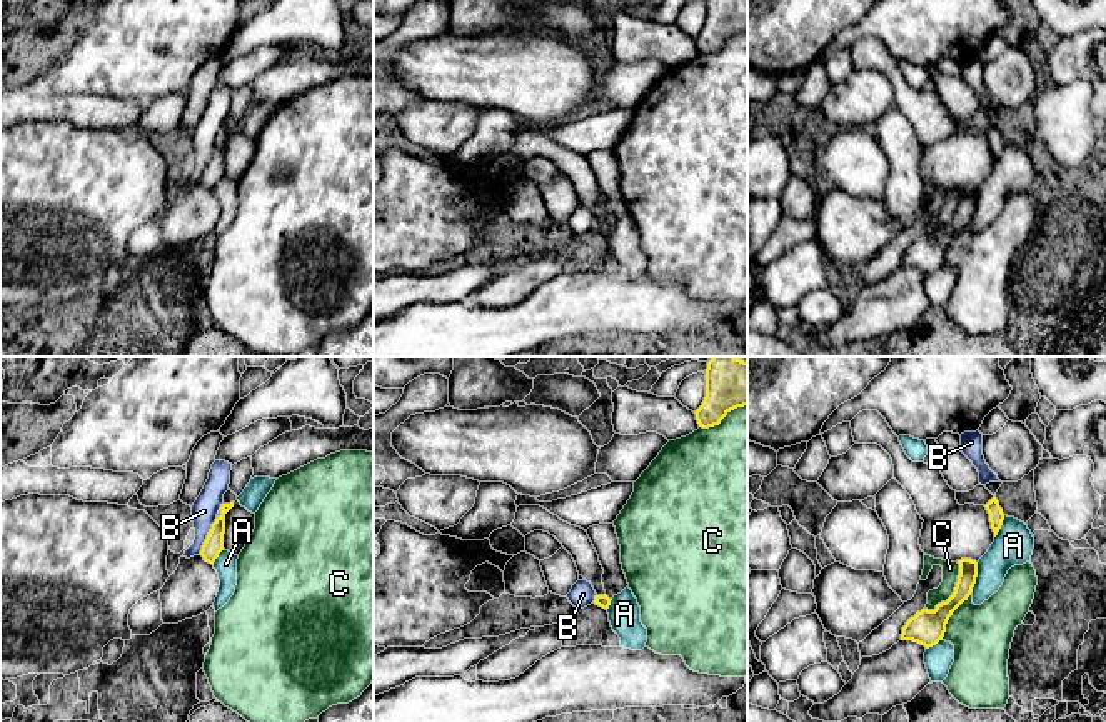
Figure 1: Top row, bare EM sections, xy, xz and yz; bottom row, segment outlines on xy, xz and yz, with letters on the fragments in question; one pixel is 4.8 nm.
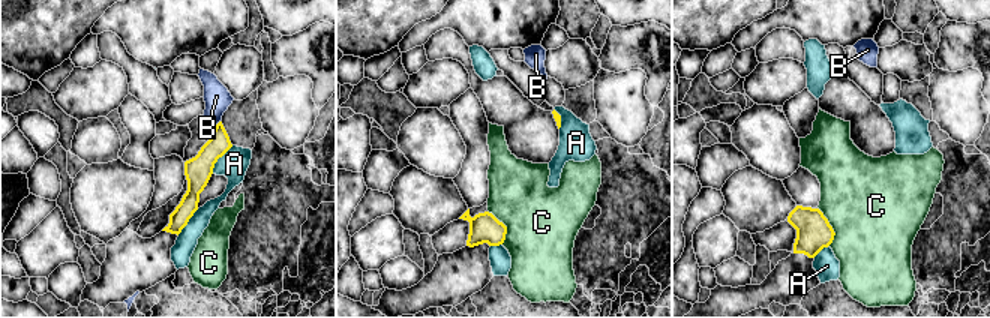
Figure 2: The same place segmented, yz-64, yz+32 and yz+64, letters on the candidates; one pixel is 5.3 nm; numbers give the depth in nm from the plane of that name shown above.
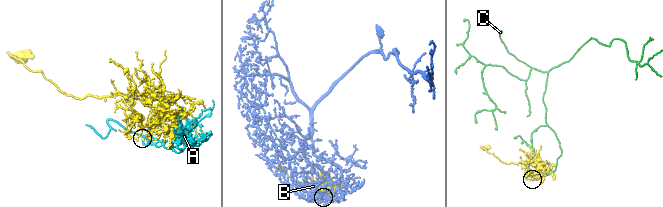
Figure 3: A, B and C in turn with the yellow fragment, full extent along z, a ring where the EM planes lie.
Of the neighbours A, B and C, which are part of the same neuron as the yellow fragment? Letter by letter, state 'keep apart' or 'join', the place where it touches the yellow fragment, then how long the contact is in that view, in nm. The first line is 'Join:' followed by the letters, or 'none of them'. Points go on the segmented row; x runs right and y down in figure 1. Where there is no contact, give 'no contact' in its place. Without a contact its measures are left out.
Join: none of them
A: keep apart | yz (976, 576) | 150 nm
B: keep apart | xy (207, 536) | 200 nm
C: keep apart | yz (955, 591) | 280 nm

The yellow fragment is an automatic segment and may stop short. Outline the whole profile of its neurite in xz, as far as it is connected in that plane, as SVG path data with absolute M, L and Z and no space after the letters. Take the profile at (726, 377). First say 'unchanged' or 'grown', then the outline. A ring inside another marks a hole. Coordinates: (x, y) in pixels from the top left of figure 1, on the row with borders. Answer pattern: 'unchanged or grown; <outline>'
unchanged; M712 357L706 369L706 397L694 412L699 427L719 425L731 410L744 405L747 405L747 362Z

